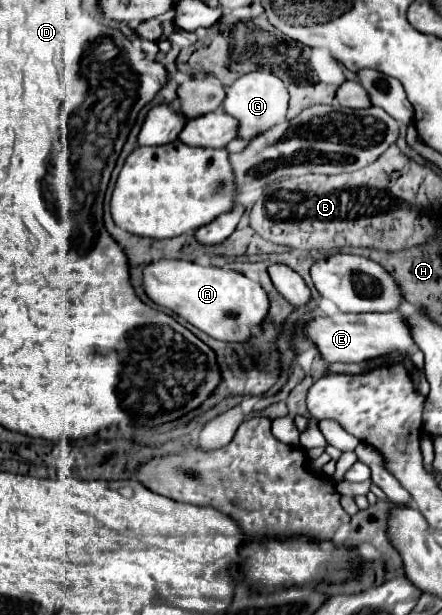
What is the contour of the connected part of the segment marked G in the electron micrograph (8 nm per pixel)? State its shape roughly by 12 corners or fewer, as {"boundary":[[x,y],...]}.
{"boundary":[[251,71],[229,89],[223,107],[239,119],[239,137],[281,121],[287,85]]}

